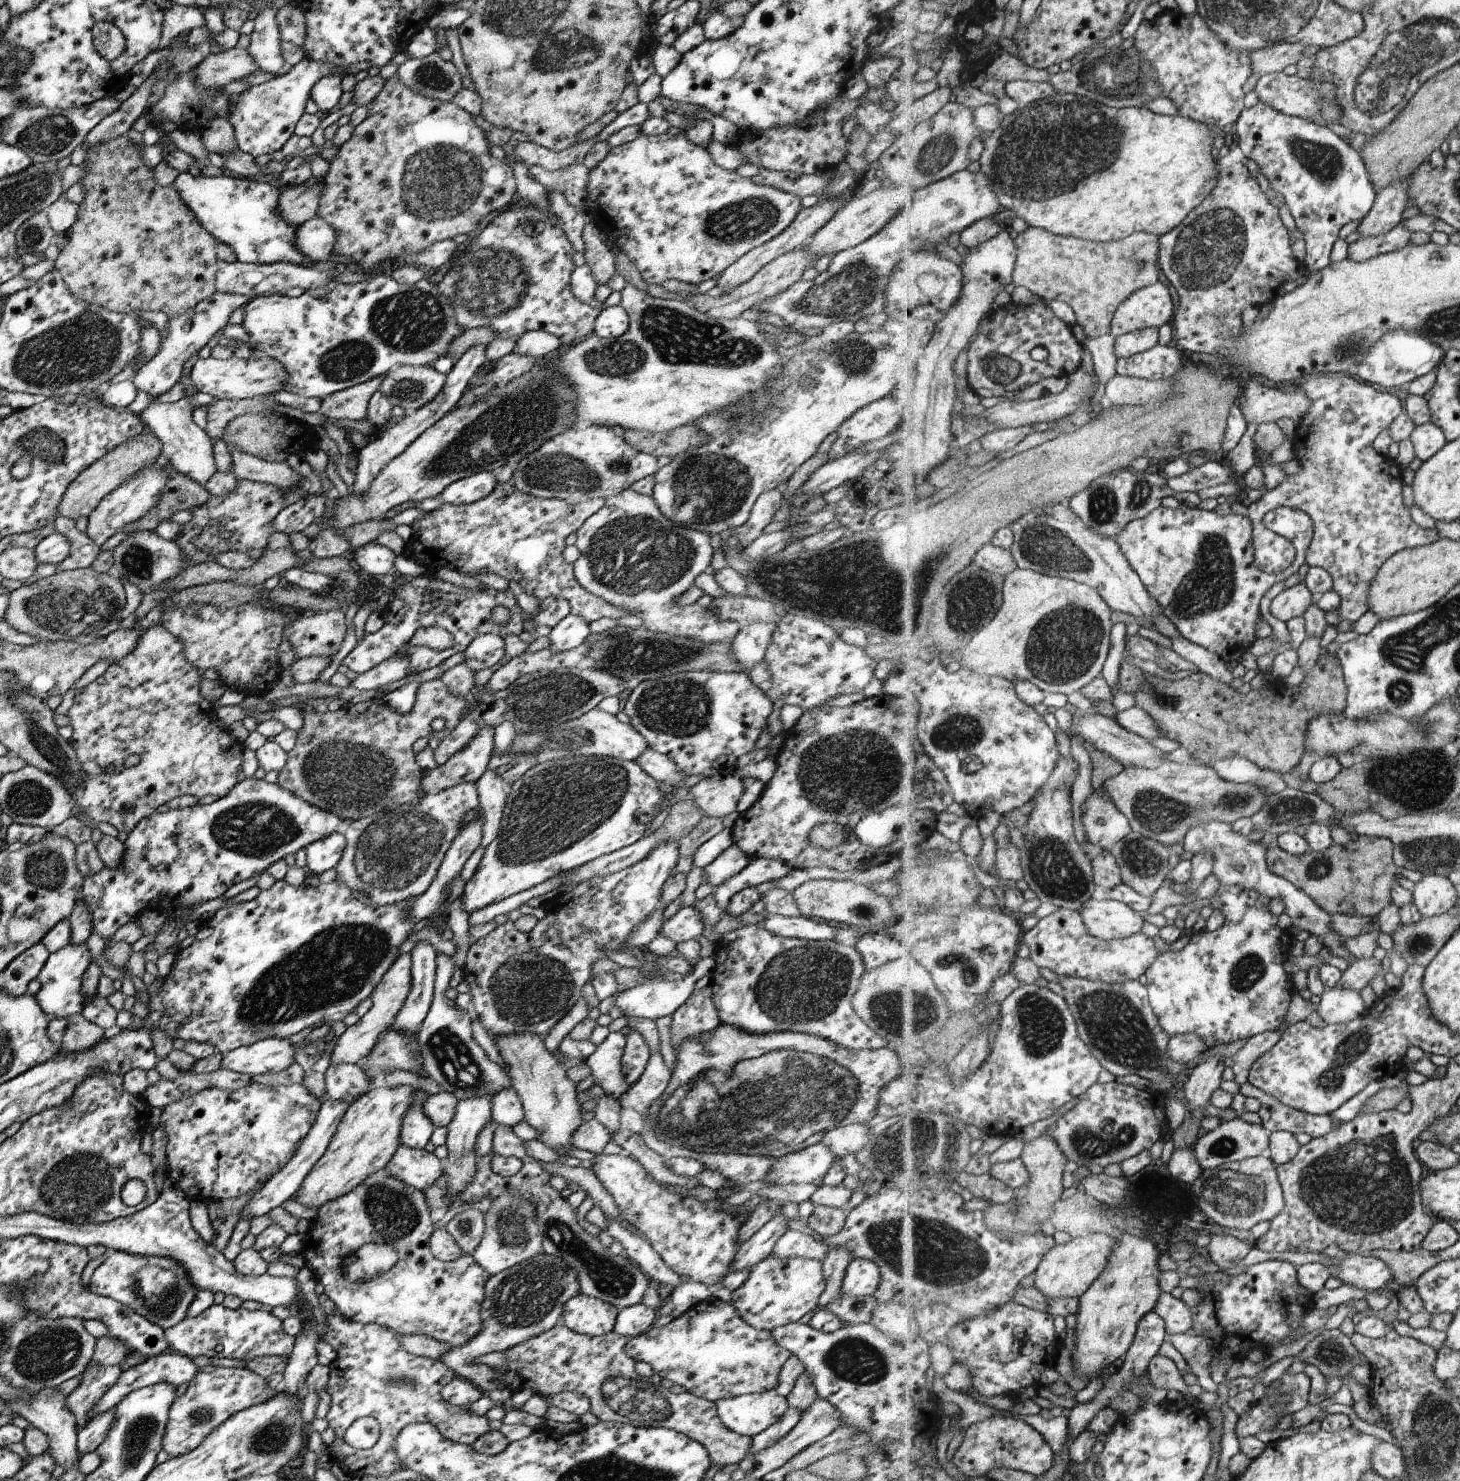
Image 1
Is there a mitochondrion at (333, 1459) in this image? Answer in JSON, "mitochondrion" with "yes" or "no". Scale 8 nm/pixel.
{"mitochondrion":"no"}

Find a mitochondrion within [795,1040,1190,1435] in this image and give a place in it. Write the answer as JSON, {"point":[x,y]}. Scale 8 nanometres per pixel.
{"point":[933,1254]}

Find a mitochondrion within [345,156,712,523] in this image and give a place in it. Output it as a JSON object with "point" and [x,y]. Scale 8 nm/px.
{"point":[506,428]}

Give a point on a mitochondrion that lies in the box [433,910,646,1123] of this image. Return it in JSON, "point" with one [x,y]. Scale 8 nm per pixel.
{"point":[535,988]}

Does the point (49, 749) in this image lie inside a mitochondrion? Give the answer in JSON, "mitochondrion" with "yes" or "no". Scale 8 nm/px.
{"mitochondrion":"yes"}

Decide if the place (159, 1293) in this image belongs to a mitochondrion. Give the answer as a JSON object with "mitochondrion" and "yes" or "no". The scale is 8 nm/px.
{"mitochondrion":"yes"}

